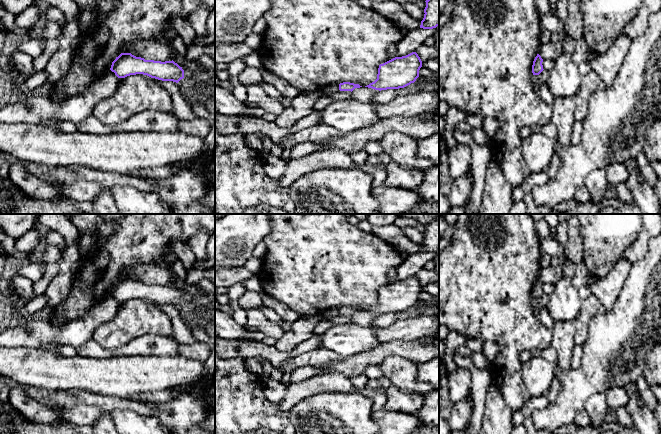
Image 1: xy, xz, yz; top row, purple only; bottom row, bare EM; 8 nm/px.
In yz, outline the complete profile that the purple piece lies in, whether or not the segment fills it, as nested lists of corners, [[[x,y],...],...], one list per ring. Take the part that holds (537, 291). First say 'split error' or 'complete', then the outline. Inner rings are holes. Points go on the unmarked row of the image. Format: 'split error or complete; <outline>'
complete; [[[537,278],[532,289],[533,299],[539,299],[544,294],[542,286],[543,286],[543,283],[541,282],[539,278]]]

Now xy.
complete; [[[121,277],[112,286],[110,294],[118,302],[130,299],[143,298],[162,305],[173,305],[178,307],[184,302],[184,294],[172,285],[145,284],[131,277]]]

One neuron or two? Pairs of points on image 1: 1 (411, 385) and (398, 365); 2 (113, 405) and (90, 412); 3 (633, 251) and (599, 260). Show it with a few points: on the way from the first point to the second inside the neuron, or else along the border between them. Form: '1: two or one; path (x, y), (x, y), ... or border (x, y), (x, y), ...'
1: one; path (406, 380), (398, 370)
2: one; path (107, 405), (96, 406)
3: two; border (637, 235), (635, 240), (621, 255)

